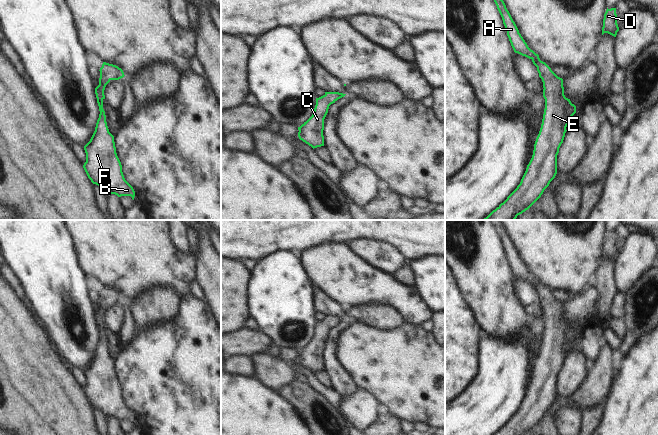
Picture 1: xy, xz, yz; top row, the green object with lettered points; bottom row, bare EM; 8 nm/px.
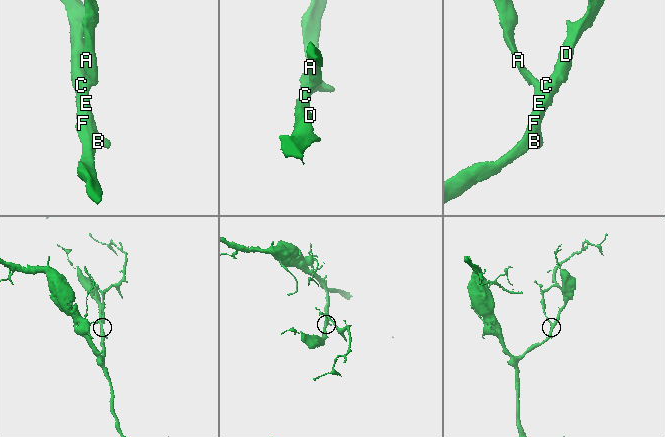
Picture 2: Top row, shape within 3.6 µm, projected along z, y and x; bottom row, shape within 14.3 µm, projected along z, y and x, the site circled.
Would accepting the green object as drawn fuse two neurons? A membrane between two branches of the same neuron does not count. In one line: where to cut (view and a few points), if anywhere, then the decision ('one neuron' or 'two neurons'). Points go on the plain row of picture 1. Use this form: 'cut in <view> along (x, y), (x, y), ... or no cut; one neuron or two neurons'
no cut; one neuron

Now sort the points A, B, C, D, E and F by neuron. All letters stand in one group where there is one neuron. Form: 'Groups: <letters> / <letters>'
Groups: A B C D E F

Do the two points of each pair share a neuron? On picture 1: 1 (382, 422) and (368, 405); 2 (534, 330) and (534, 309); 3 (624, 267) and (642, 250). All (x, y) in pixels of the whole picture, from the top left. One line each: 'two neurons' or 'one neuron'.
1: two neurons
2: two neurons
3: one neuron

